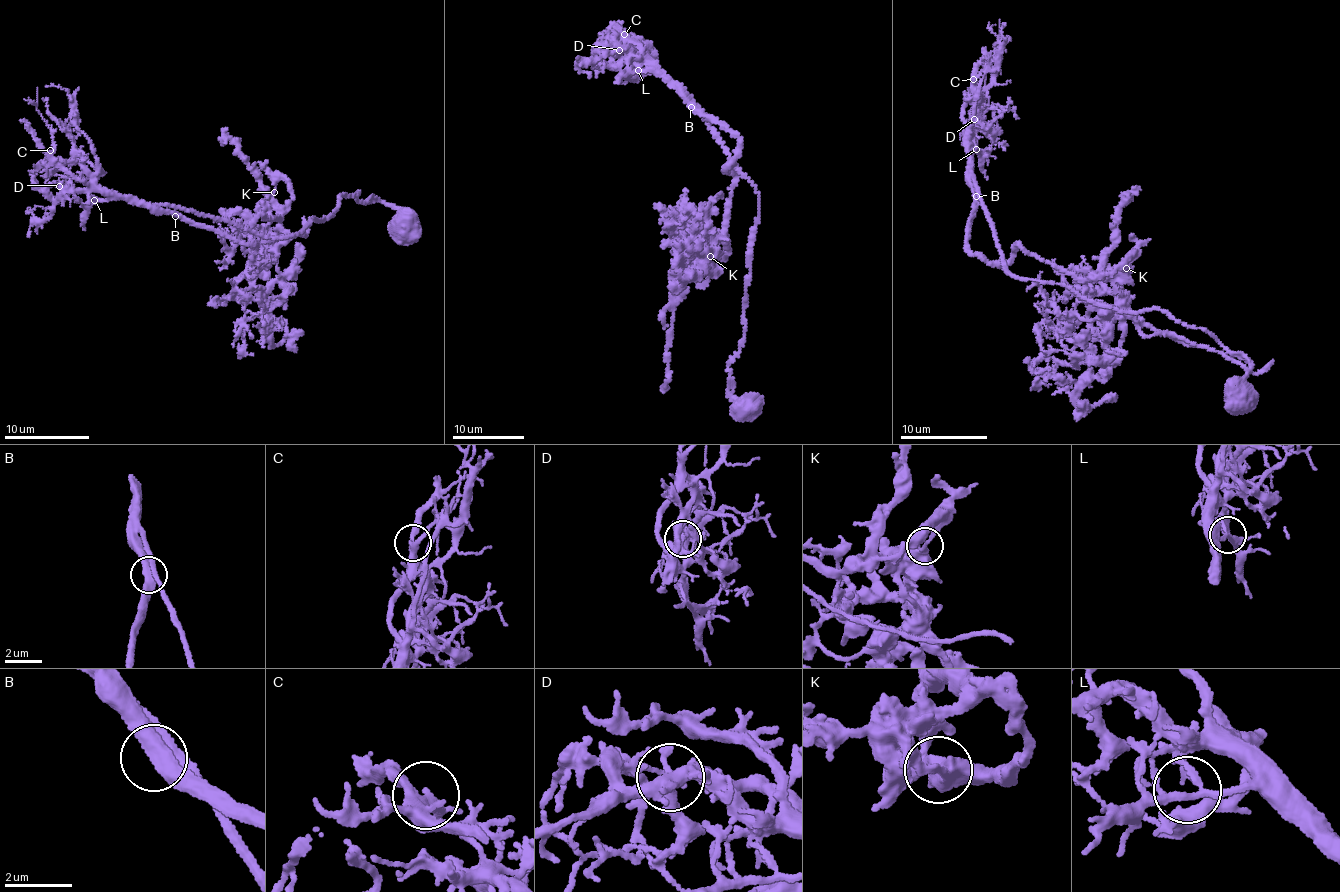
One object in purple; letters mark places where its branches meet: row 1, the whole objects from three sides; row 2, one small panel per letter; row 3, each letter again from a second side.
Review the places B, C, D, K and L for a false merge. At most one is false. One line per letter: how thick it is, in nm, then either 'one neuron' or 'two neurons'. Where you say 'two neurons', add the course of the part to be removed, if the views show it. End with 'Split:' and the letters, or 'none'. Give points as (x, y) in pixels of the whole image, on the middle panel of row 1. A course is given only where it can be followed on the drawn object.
B: 440 nm thick; one neuron
C: 320 nm thick; one neuron
D: 200 nm thick; one neuron
K: 200 nm thick; two neurons; foreign part runs (710, 255), (702, 256), (702, 253), (677, 278), (681, 271), (695, 268), (707, 248), (712, 202), (720, 198)
L: 180 nm thick; one neuron
Split: K

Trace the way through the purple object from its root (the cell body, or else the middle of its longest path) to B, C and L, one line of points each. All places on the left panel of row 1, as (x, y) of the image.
B: (408, 227), (404, 210), (358, 192), (278, 236), (188, 209), (175, 216)
C: (408, 227), (404, 210), (358, 192), (323, 222), (261, 235), (114, 194), (66, 172), (50, 150)
L: (408, 227), (404, 210), (358, 192), (323, 222), (269, 237), (170, 205), (94, 200)

